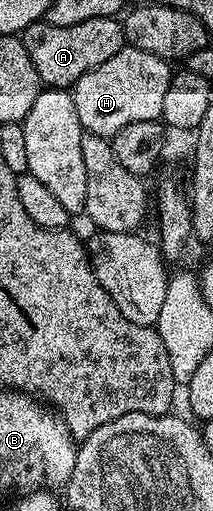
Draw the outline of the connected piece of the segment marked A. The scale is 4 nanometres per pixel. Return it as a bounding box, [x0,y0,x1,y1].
[20,17,126,89]

